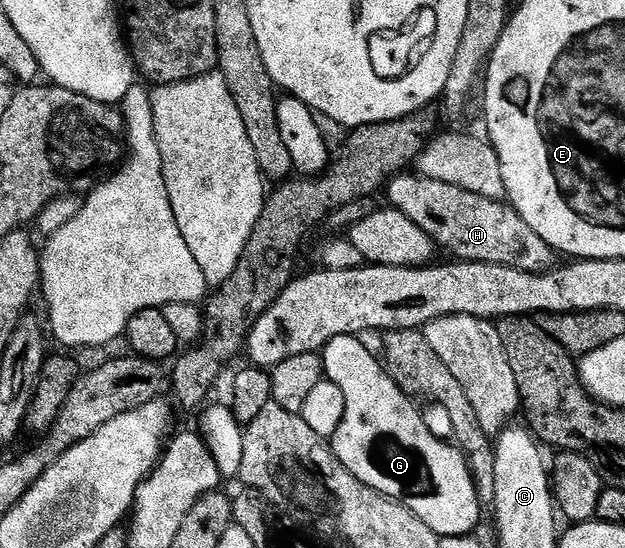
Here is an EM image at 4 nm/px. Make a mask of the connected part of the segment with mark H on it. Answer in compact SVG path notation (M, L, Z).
M408 170L397 174L387 181L387 203L398 209L414 226L422 226L441 249L449 248L453 257L461 261L482 262L510 266L520 272L547 272L553 267L554 253L552 247L512 209L504 200L482 198L482 194L470 194L450 182L434 182L415 171Z

